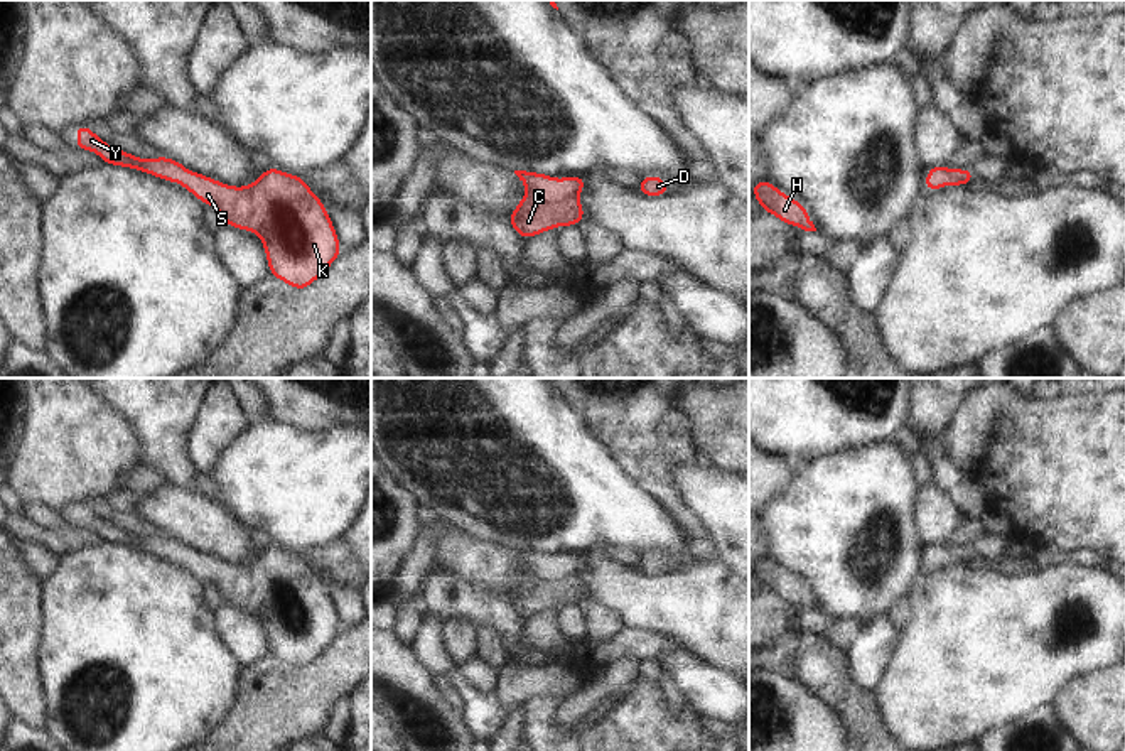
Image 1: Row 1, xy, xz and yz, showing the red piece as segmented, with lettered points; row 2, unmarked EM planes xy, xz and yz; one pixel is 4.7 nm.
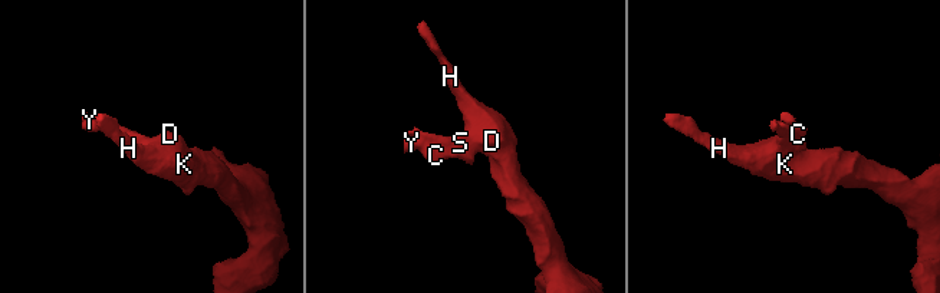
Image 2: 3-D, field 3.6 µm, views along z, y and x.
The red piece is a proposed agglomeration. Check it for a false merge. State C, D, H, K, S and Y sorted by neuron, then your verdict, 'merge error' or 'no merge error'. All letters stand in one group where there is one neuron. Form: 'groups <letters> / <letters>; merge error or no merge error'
groups C D H K S Y; no merge error

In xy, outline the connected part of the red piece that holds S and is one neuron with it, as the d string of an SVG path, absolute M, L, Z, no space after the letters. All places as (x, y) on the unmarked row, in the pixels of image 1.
M83 501L76 503L76 527L98 532L108 543L179 560L202 582L211 582L226 604L256 611L265 626L268 653L297 668L310 665L342 629L324 581L300 554L270 543L250 564L228 564L189 550L182 540L165 533L142 537L123 530Z

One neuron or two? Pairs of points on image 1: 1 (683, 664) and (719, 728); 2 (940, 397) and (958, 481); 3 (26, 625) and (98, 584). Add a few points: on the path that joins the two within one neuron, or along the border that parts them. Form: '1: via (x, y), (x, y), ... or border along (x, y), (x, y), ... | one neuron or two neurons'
1: border along (702, 716), (731, 723) | two neurons
2: via (936, 417), (936, 454), (940, 461) | one neuron
3: border along (46, 583), (46, 637), (41, 653) | two neurons

